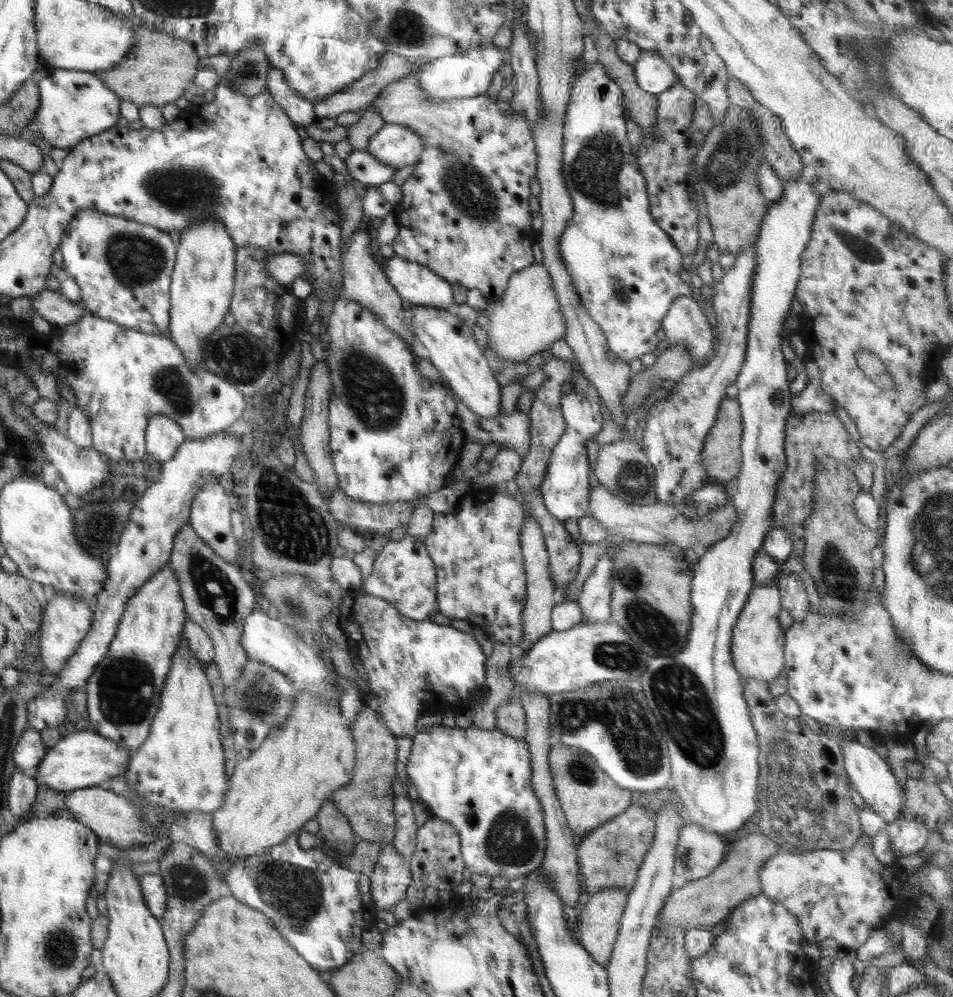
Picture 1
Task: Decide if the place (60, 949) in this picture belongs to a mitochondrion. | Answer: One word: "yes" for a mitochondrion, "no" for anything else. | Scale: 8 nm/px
yes

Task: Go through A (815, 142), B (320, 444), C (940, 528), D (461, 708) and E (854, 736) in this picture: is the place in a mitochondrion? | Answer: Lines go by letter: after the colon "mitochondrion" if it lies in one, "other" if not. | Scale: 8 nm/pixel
A: other
B: other
C: mitochondrion
D: other
E: other

